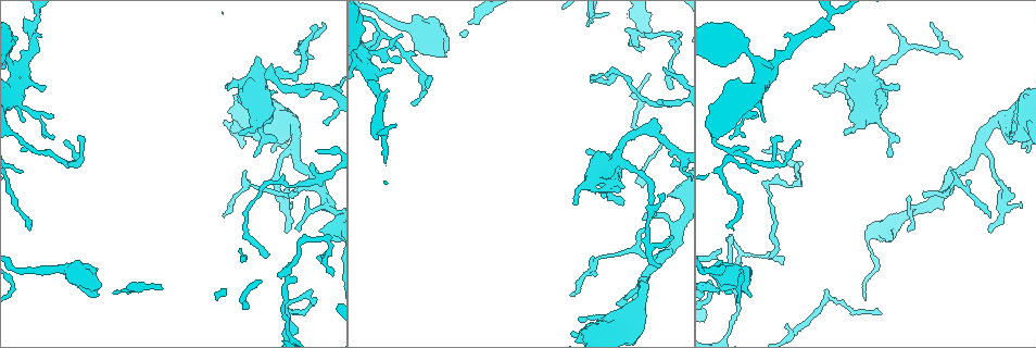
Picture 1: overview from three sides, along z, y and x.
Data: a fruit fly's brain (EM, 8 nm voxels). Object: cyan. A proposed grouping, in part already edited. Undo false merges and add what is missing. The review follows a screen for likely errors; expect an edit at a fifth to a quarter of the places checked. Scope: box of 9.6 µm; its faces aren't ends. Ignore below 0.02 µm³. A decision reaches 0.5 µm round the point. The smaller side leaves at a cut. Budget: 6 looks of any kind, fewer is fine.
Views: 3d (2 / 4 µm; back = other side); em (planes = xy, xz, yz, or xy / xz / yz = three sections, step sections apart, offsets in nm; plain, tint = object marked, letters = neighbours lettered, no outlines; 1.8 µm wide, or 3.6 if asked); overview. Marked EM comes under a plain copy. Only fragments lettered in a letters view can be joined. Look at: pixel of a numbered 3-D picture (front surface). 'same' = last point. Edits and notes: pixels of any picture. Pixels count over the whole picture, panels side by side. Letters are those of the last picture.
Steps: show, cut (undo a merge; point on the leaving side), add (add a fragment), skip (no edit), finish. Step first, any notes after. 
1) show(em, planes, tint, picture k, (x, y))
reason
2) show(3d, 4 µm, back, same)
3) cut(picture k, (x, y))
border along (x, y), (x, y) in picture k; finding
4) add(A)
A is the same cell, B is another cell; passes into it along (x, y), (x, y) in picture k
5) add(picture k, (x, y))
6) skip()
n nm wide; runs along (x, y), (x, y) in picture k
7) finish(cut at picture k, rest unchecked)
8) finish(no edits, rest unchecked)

show(em, planes, tint, picture 1, (672, 86))
free end

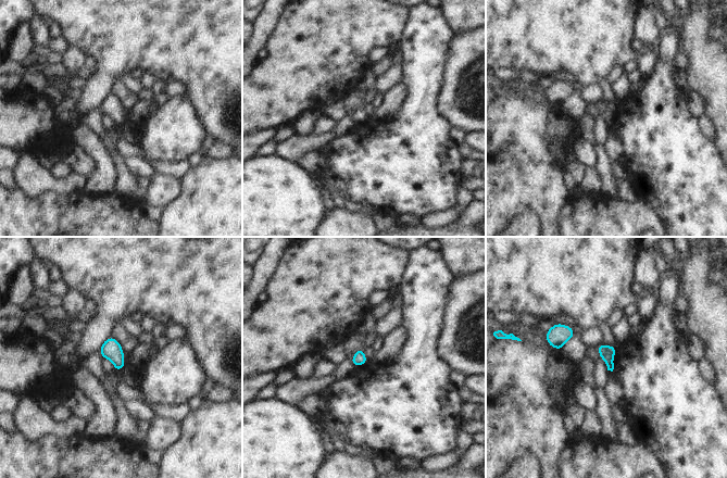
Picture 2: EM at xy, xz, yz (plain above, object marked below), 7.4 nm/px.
show(em, planes, letters, same)

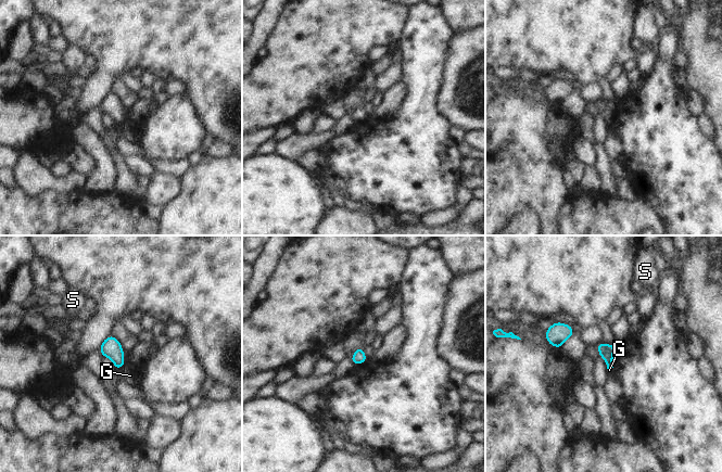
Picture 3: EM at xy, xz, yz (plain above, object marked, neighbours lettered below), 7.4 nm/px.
skip()
G touches over 70 nm; G and S are other cells; border along (125, 361), (121, 368) in picture 3; none of them fits

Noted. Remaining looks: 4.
show(3d, 2 µm, picture 1, (642, 230))
an open end

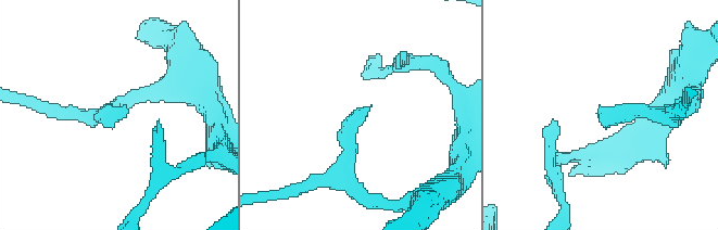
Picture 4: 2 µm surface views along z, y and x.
show(em, 3.6 µm, planes, letters, picture 4, (601, 107))
shape alone is not enough

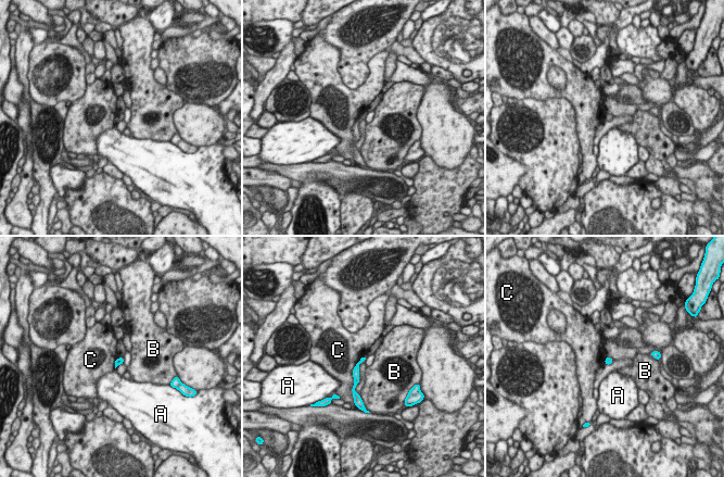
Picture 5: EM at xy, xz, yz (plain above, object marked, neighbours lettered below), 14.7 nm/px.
skip()
A, B and C are other cells; runs along (364, 358), (356, 367), (353, 388) in picture 5; no lettered fragment goes on from it

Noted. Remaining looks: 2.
show(3d, 4 µm, picture 1, (659, 265))
thin end

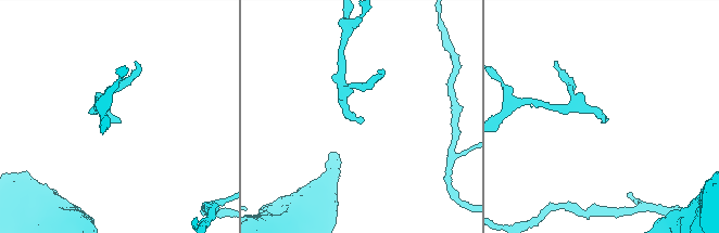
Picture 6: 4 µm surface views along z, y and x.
show(em, xz, step 4, letters, picture 6, (360, 123))
need the tissue

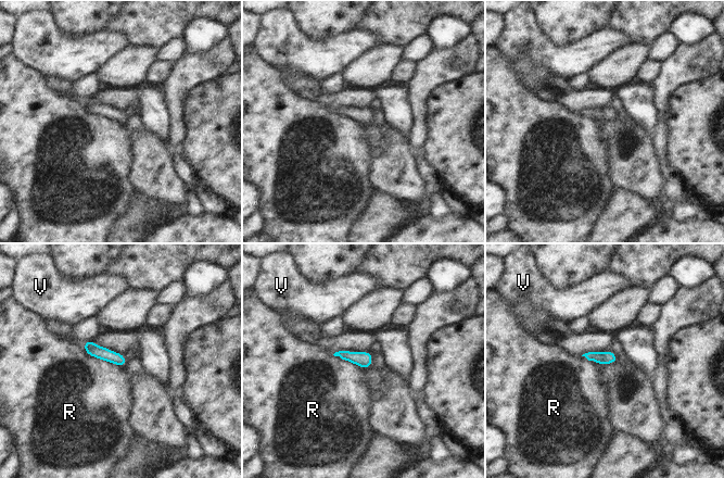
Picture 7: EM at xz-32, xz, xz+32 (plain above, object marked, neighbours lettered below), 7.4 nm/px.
skip()
100 nm wide; R touches over 320 nm; R and V are other cells; no lettered fragment goes on from it

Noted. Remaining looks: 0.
finish(no edits, rest unchecked)

